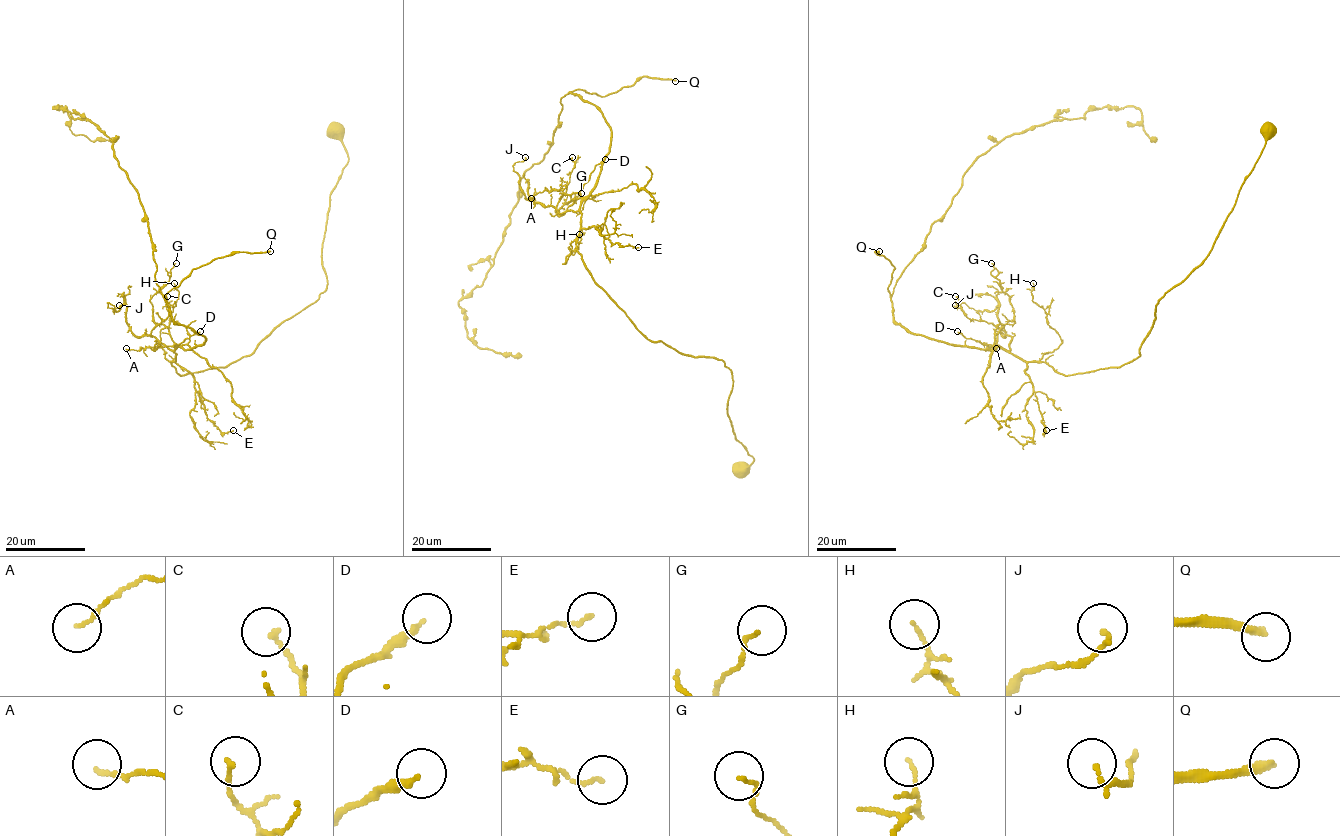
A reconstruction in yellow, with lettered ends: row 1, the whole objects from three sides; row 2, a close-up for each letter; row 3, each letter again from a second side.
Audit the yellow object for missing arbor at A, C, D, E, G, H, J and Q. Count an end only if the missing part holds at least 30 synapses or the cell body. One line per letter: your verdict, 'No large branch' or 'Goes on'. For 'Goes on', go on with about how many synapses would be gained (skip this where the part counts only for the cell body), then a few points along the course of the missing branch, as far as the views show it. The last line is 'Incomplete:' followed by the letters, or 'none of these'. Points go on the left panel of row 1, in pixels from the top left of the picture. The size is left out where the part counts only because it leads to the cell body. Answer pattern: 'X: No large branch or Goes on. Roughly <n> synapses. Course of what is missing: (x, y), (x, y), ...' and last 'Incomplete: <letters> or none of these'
A: No large branch
C: No large branch
D: No large branch
E: No large branch
G: No large branch
H: No large branch
J: No large branch
Q: Goes on. Roughly 100 synapses
Incomplete: Q

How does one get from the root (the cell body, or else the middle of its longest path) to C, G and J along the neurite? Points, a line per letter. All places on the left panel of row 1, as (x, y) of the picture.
C: (335, 128), (348, 162), (330, 195), (318, 298), (250, 354), (181, 375), (151, 334), (167, 296)
G: (335, 128), (348, 162), (330, 195), (327, 286), (315, 301), (250, 354), (181, 375), (150, 301), (176, 263)
J: (335, 128), (348, 162), (315, 301), (250, 354), (184, 375), (107, 303), (119, 305)

